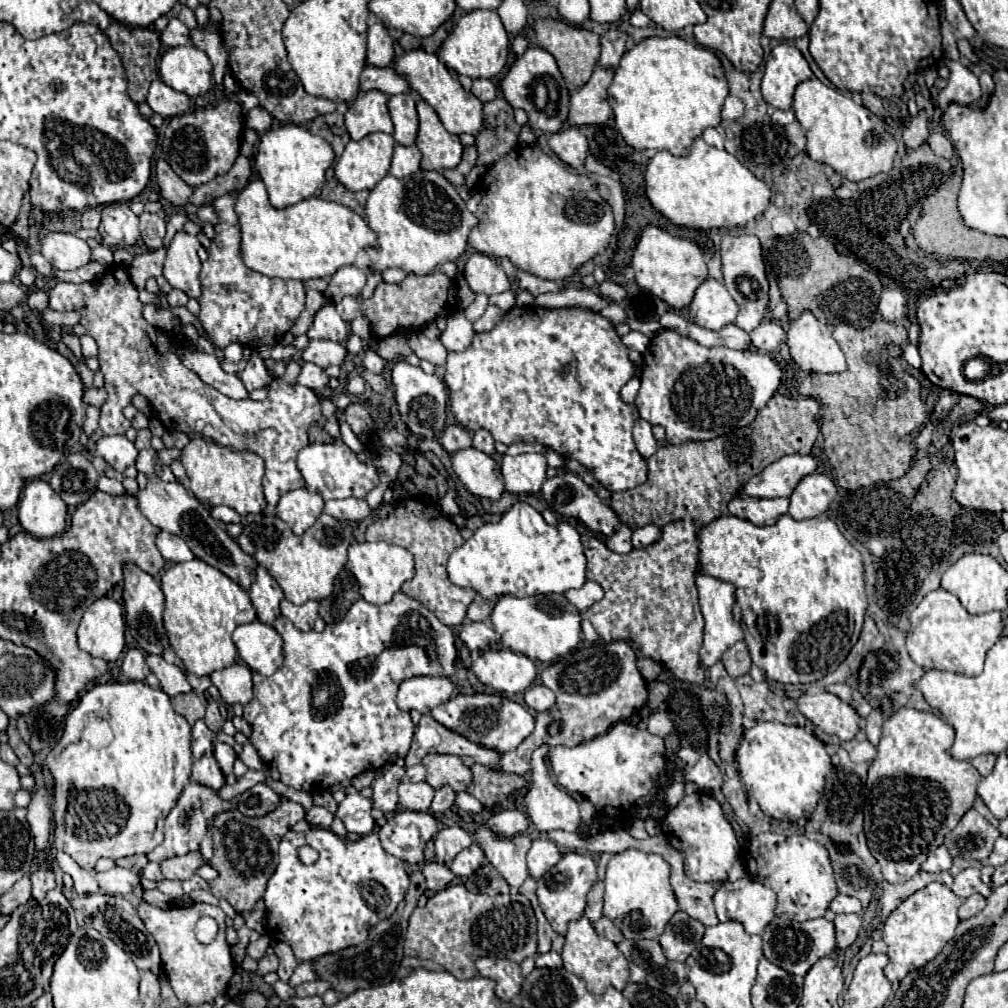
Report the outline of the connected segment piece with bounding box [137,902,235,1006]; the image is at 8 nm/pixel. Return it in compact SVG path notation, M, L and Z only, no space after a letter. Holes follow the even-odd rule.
M141 902L137 906L139 918L143 920L145 928L151 932L155 938L159 952L161 952L161 962L165 968L165 976L169 978L173 992L177 998L185 1004L203 1004L203 1002L213 1002L215 996L223 994L227 990L229 978L235 972L233 958L229 952L229 944L225 940L225 912L219 906L211 904L193 904L193 906L171 906L171 908L157 908L147 902ZM201 916L211 916L219 924L219 934L211 944L199 944L195 940L195 922Z

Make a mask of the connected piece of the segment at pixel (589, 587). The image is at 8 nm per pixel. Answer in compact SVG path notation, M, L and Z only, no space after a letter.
M587 580L587 582L583 584L583 588L579 588L579 590L567 590L565 596L567 596L567 600L569 600L571 604L575 604L581 612L585 612L589 606L593 606L595 602L599 602L599 600L603 598L603 588L601 588L597 582Z

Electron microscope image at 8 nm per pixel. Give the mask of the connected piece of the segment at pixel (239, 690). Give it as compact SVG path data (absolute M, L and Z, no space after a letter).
M237 662L229 668L217 670L211 676L211 682L219 688L221 698L227 704L247 704L253 698L253 690L251 690L251 668Z

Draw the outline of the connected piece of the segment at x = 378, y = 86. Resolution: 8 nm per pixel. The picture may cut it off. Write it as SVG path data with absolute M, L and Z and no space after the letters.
M365 66L361 72L361 90L381 90L389 96L393 94L409 94L411 86L405 76L397 74L393 66L387 68L377 68L377 66Z

